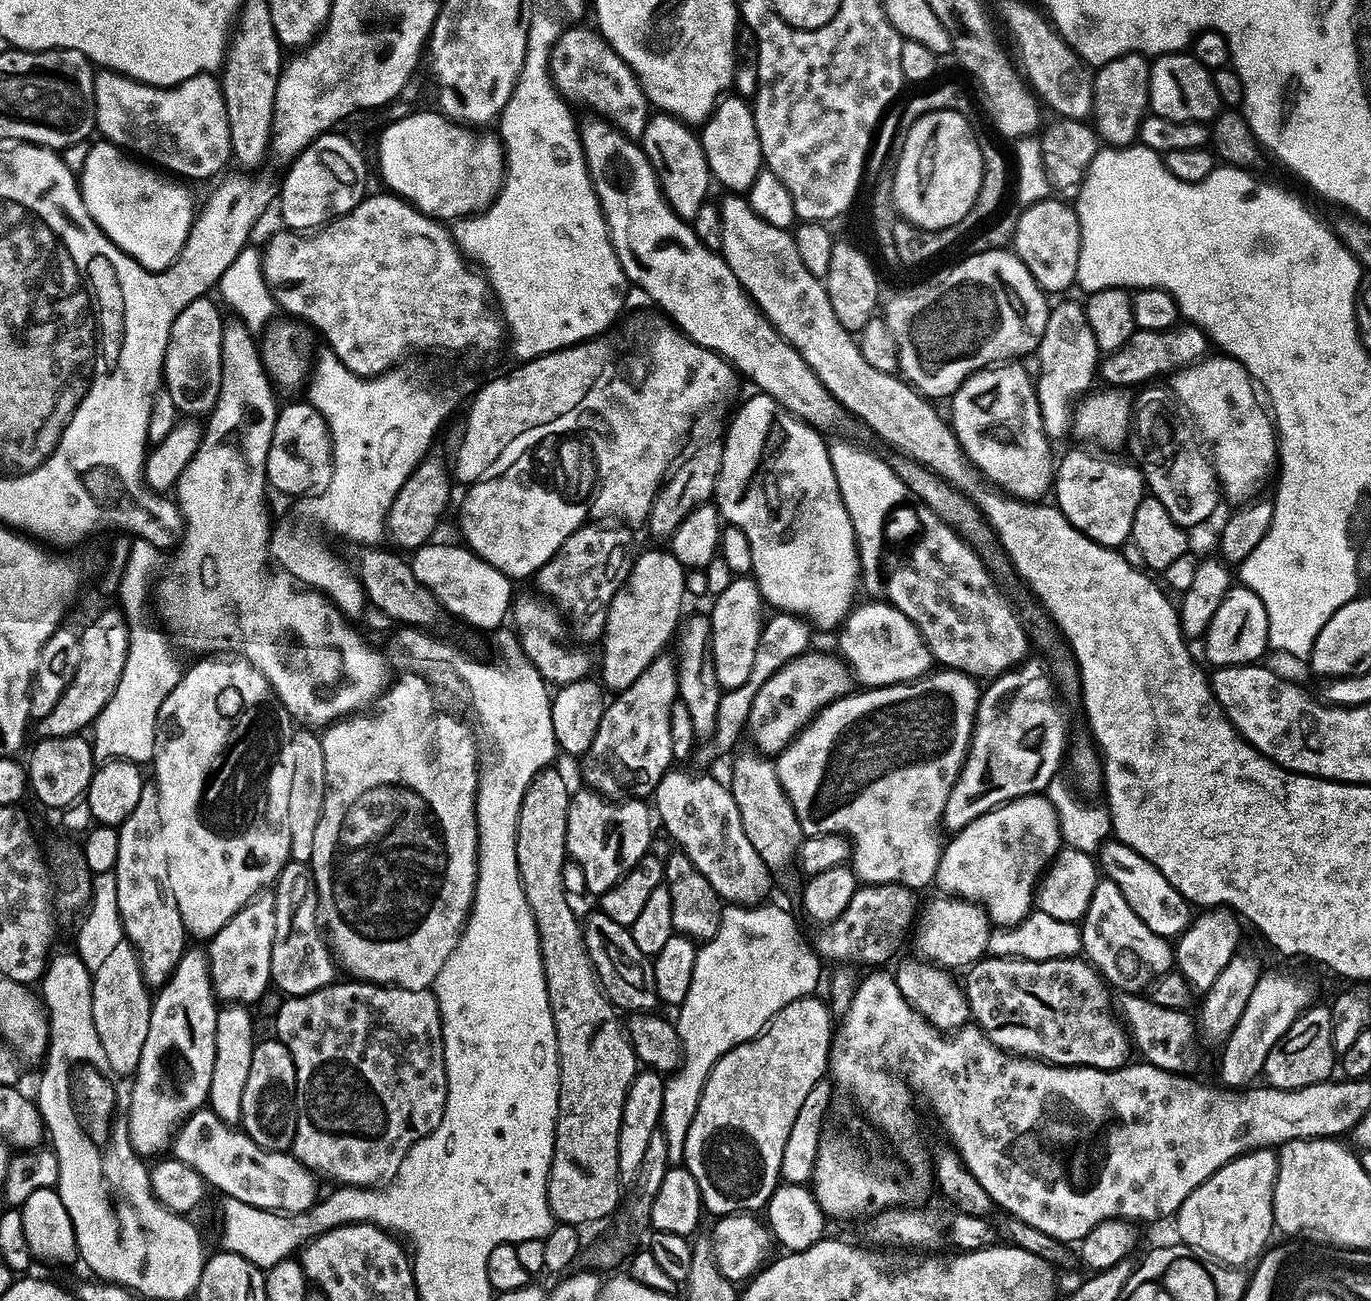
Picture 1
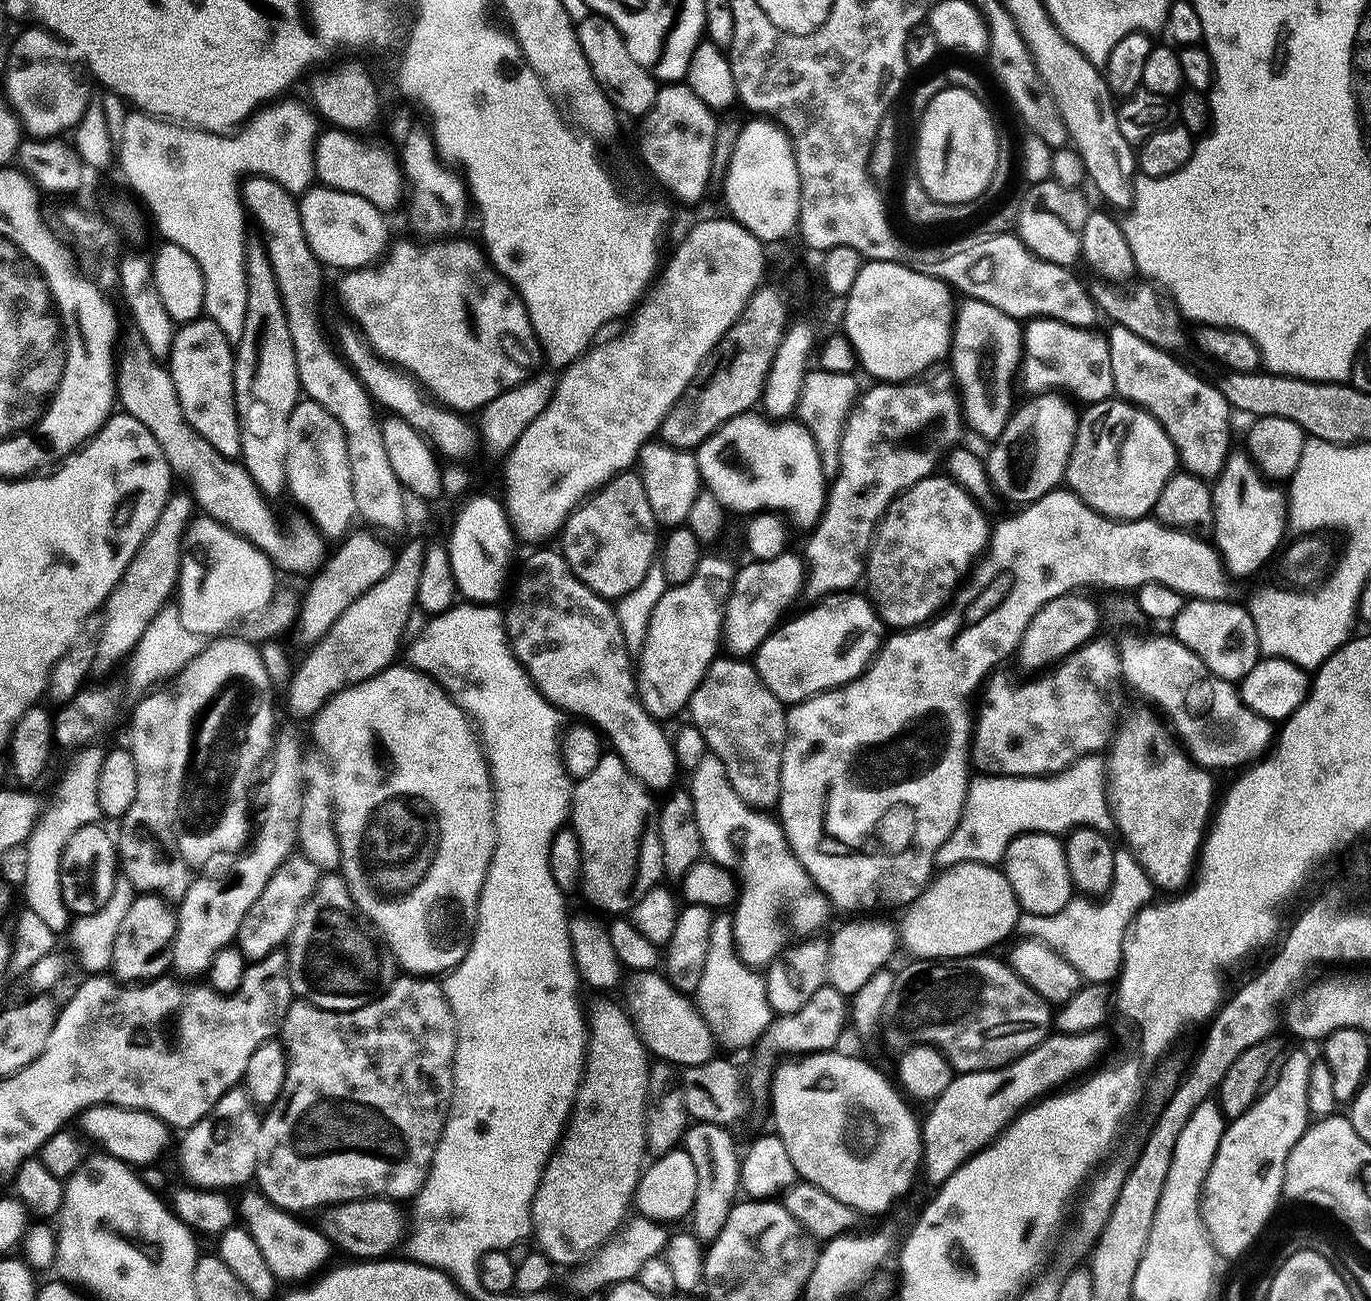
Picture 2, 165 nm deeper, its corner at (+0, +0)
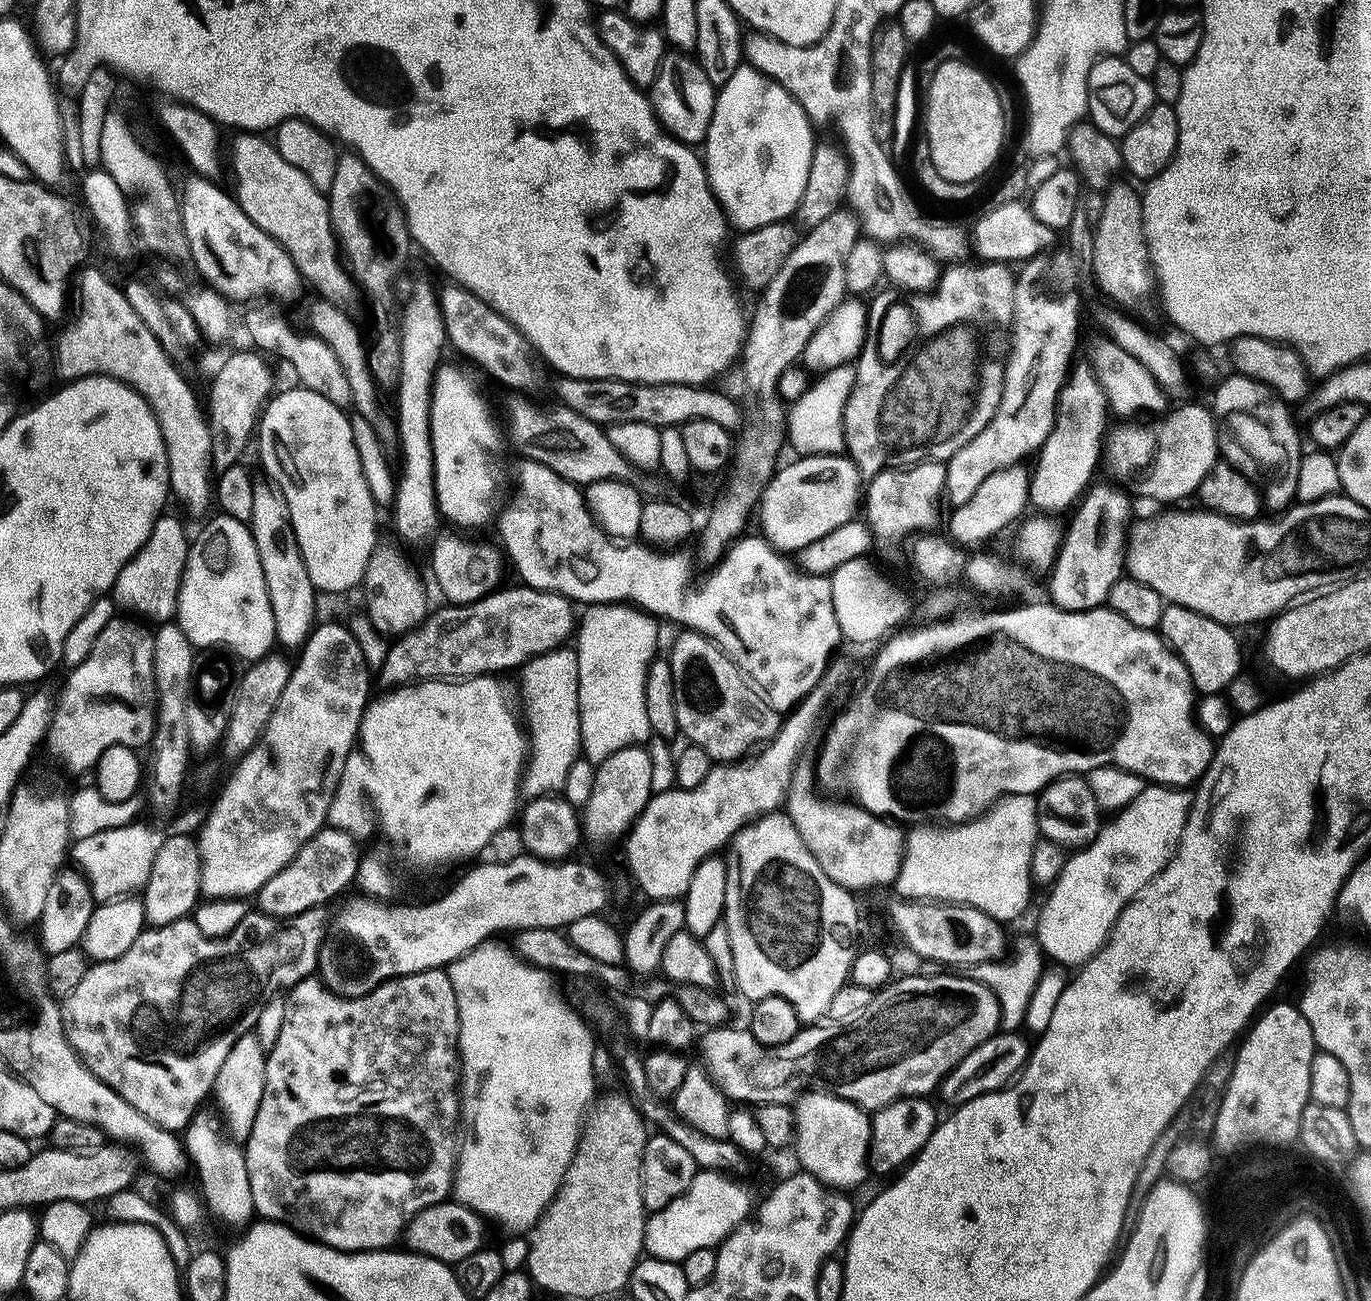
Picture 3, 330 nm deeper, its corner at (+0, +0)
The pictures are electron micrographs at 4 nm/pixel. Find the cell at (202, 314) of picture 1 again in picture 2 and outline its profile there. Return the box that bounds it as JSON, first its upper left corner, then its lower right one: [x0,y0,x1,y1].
[170,318,242,462]

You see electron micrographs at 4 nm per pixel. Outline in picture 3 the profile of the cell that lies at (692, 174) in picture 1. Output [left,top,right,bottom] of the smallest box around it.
[650,50,717,146]

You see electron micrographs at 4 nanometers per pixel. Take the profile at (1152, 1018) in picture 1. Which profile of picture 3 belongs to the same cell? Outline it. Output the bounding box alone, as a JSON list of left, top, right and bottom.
[938,1032,1033,1110]

